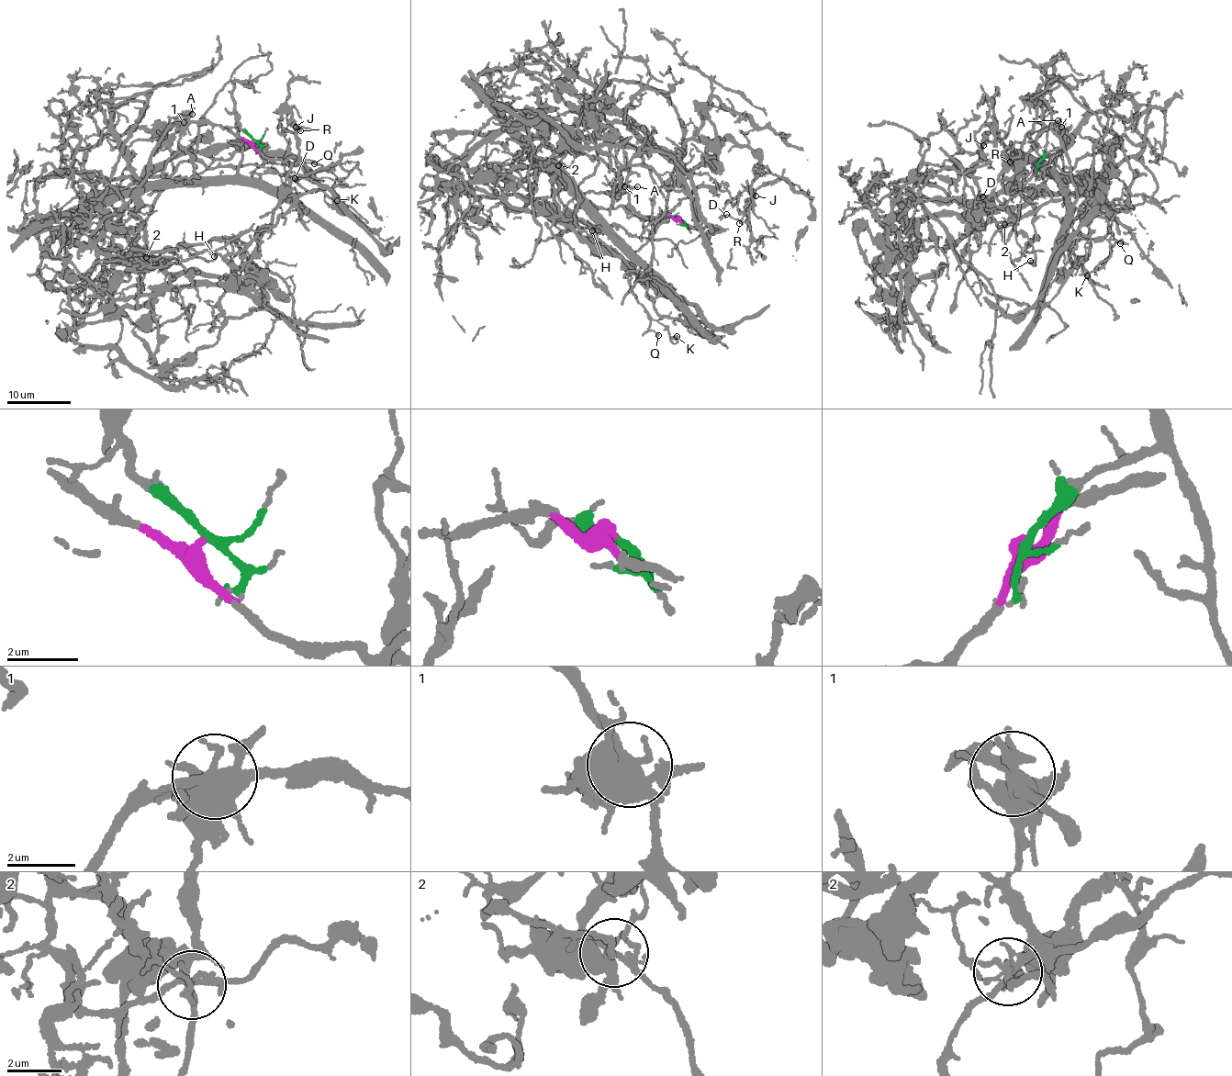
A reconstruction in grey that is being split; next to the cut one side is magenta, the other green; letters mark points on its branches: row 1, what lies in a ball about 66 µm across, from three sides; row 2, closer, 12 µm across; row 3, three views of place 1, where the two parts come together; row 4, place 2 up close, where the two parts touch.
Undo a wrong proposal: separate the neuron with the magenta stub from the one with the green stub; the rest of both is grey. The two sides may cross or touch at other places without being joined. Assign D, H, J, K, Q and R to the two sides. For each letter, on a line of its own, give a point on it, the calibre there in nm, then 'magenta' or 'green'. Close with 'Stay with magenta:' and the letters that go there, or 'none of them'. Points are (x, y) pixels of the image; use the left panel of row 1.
D: at (295, 178); 130 nm thick; green
H: at (214, 256); 140 nm thick; green
J: at (296, 127); 120 nm thick; green
K: at (337, 200); 160 nm thick; green
Q: at (314, 163); 160 nm thick; green
R: at (300, 130); 140 nm thick; green
Stay with magenta: none of them

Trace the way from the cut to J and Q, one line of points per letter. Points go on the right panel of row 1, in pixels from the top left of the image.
J: (1038, 163), (1065, 151), (1077, 201), (1051, 168), (1014, 216), (992, 196), (901, 243), (900, 191), (983, 145)
Q: (1038, 163), (1052, 151), (1065, 151), (1076, 191), (1077, 201), (1069, 208), (1072, 217), (1105, 218), (1120, 243)

